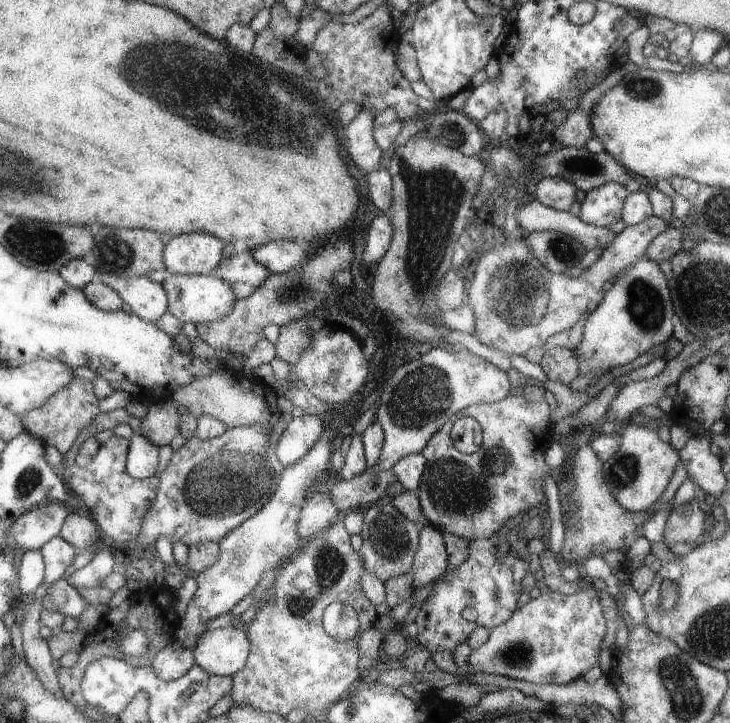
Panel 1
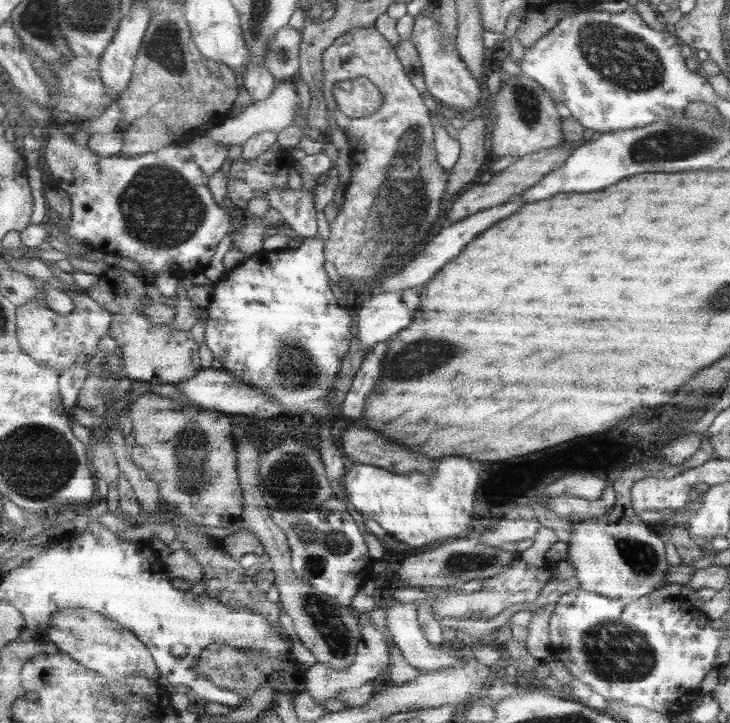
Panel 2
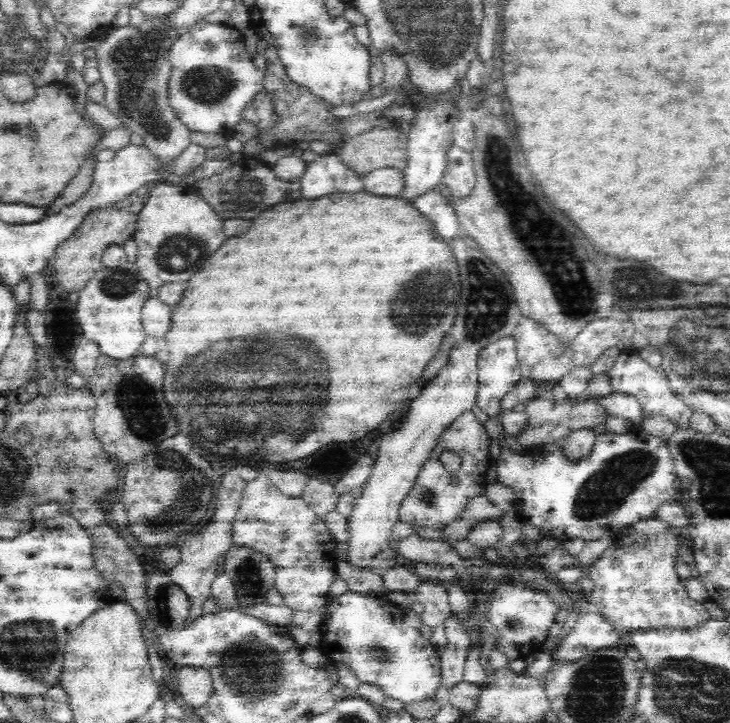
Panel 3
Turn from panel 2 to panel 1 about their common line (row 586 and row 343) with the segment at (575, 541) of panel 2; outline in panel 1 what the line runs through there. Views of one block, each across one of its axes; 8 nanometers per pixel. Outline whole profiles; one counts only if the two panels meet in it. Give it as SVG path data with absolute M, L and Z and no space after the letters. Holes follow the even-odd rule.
M648 258L636 259L612 288L605 291L600 304L588 315L583 338L576 348L578 376L569 384L574 392L584 392L594 375L632 362L642 353L663 344L673 336L675 312L669 282L659 263Z

